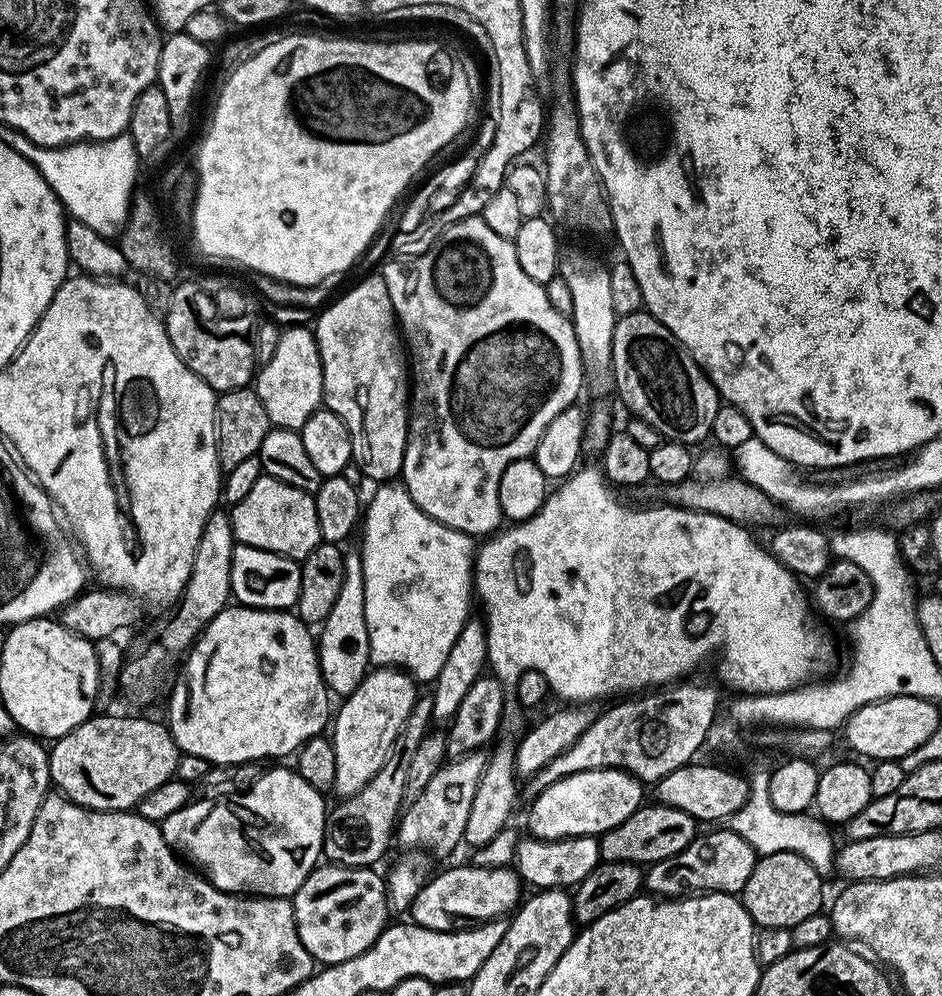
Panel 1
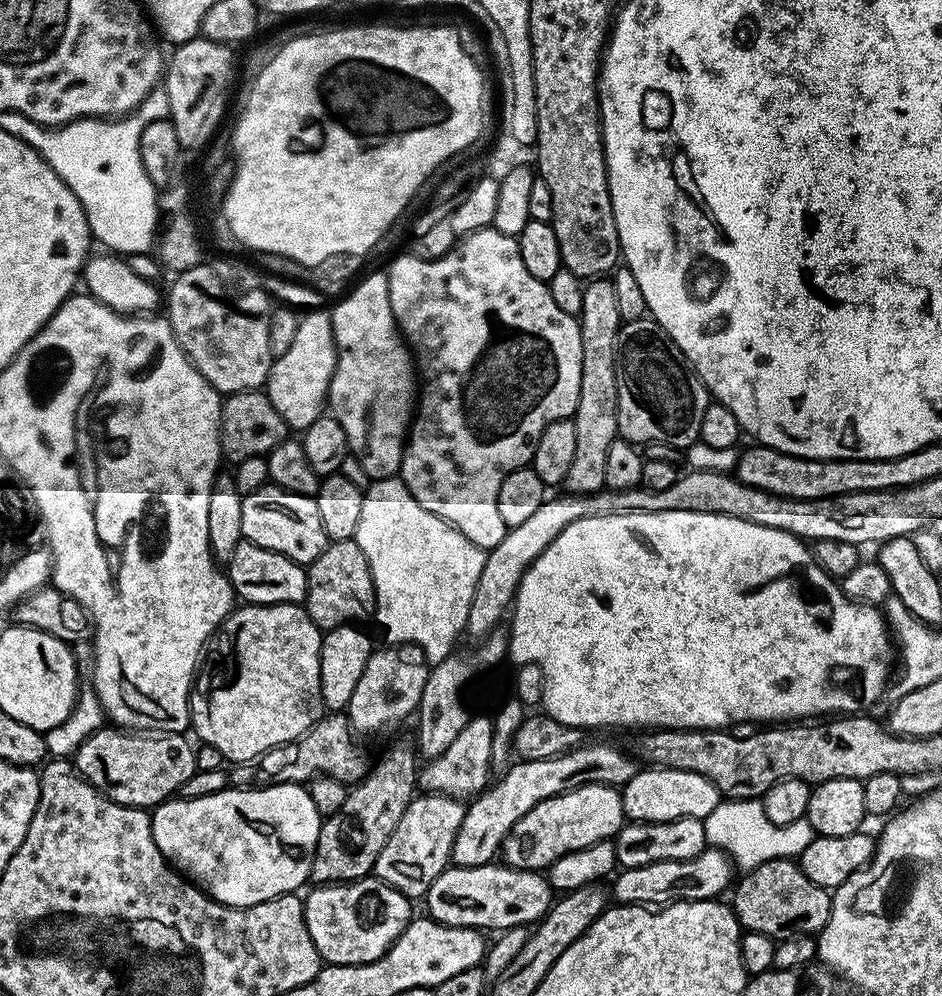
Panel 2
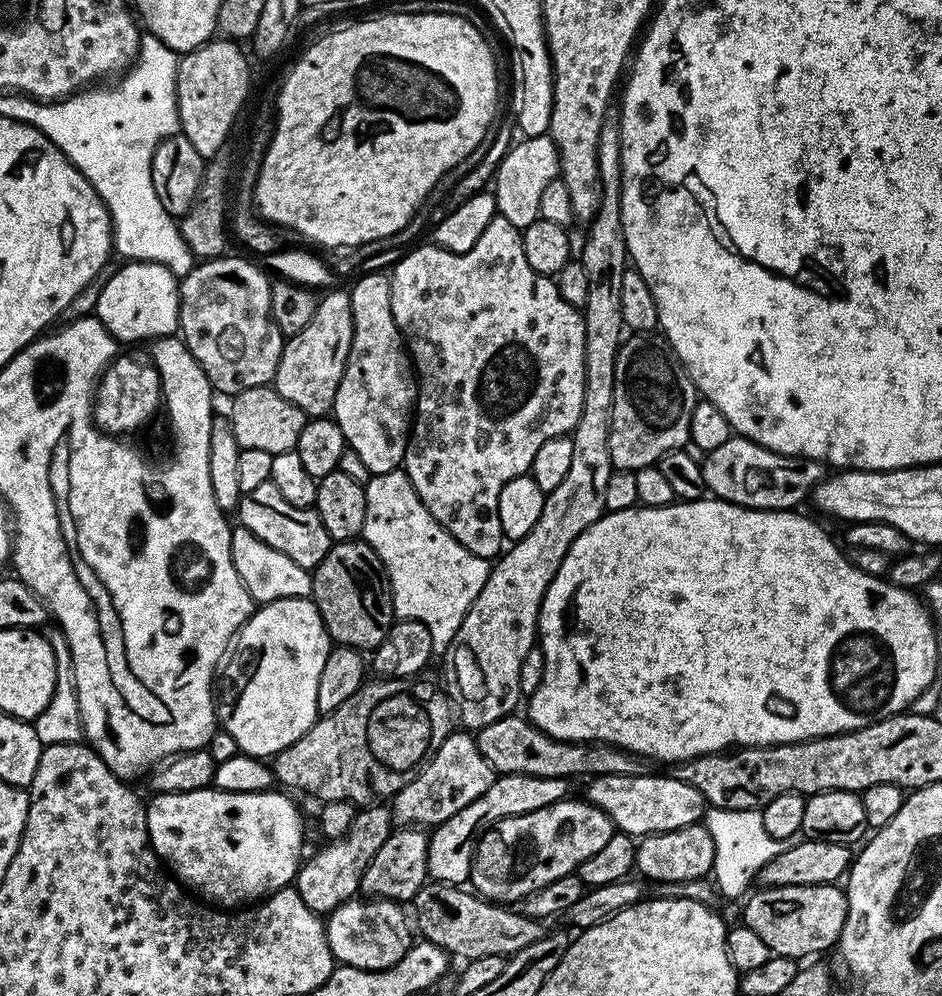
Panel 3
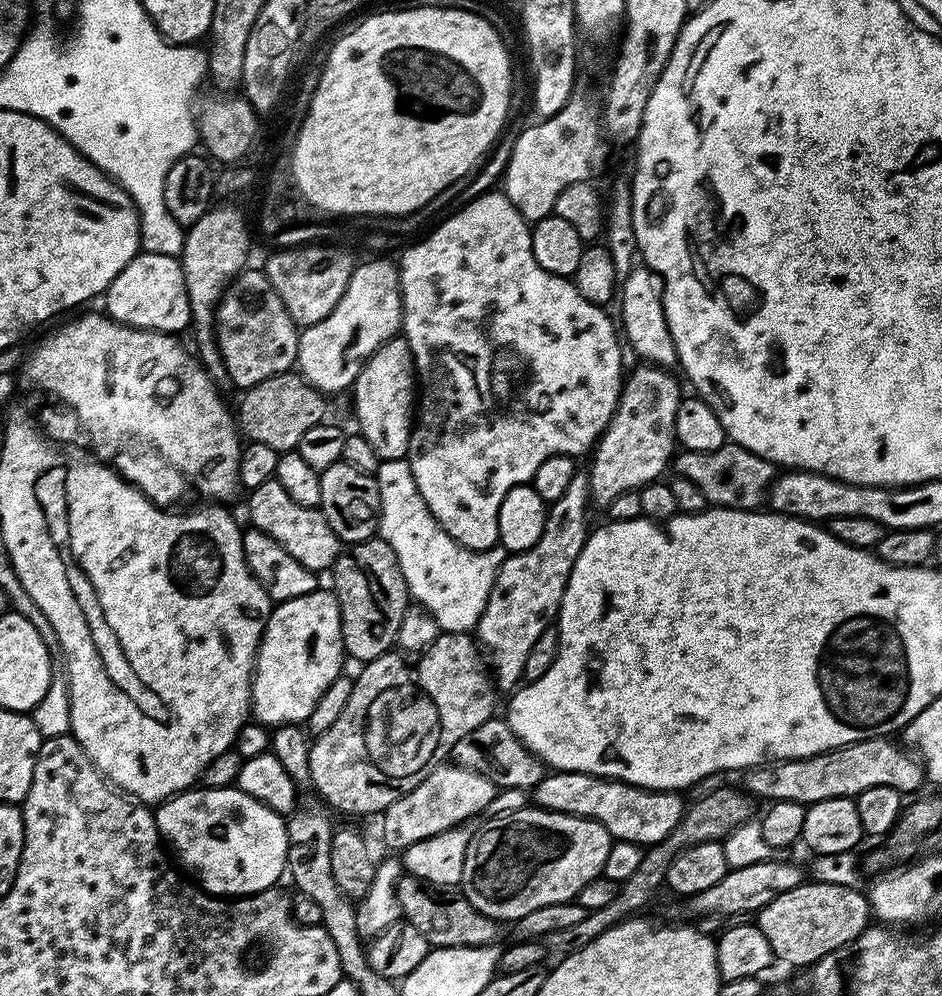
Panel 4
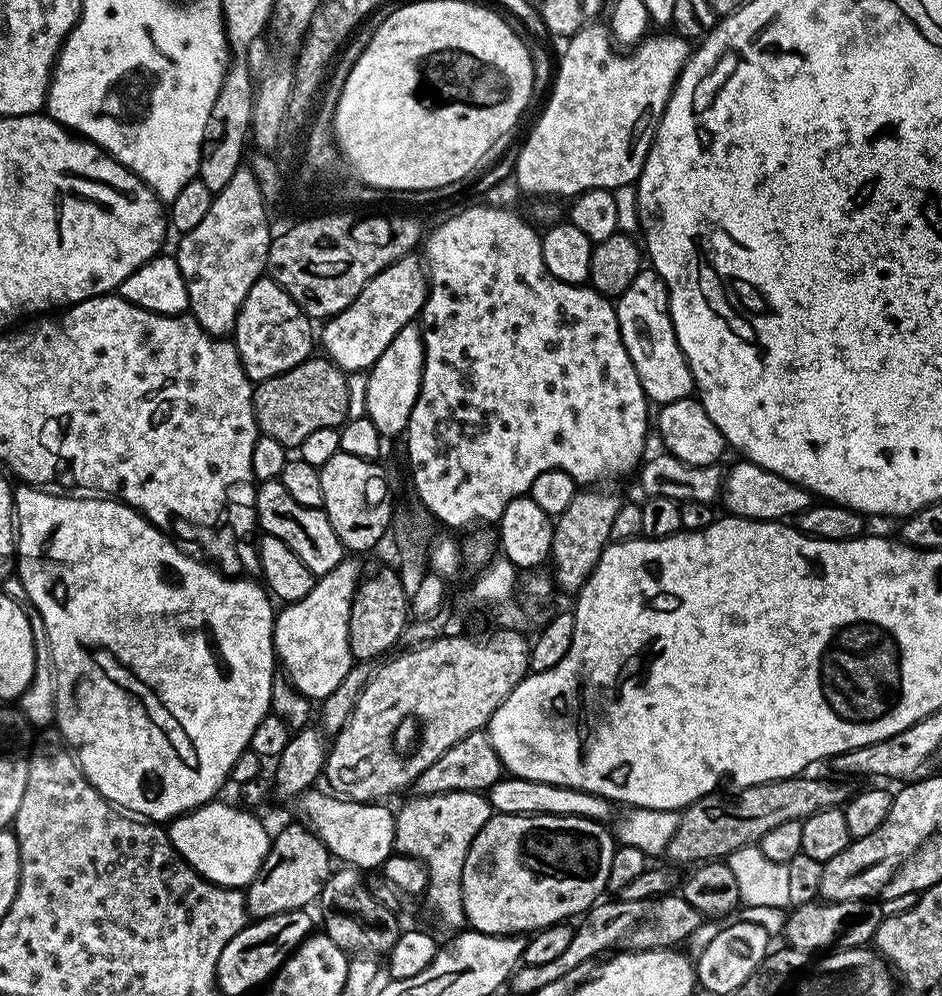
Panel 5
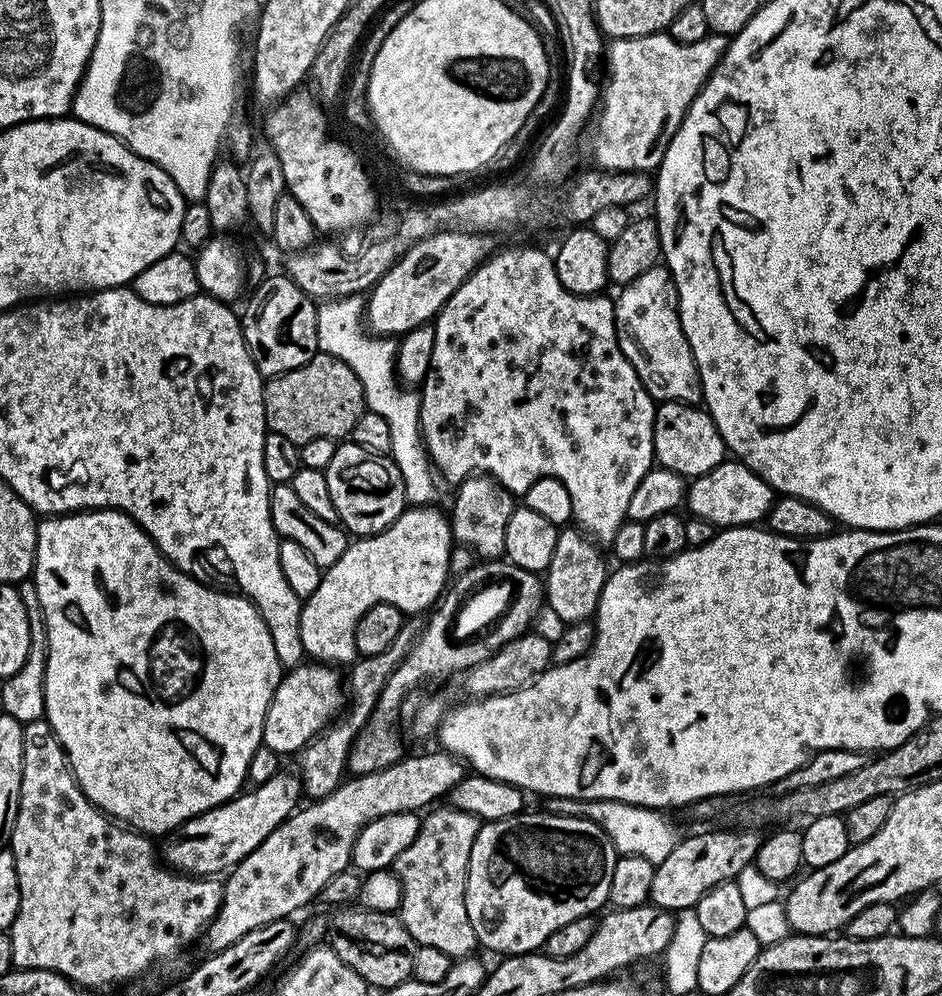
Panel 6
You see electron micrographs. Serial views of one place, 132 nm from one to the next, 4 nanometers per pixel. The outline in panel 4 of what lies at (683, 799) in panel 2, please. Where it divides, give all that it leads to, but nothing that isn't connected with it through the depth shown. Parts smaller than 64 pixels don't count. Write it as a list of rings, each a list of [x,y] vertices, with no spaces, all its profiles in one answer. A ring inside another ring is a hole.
[[[549,771],[538,782],[536,788],[531,789],[530,796],[534,799],[535,807],[545,808],[548,812],[558,814],[570,814],[581,816],[587,820],[593,820],[603,826],[613,841],[625,840],[631,844],[651,846],[662,842],[678,826],[678,822],[684,816],[686,800],[683,800],[681,793],[676,790],[653,790],[651,788],[639,788],[633,784],[624,784],[621,780],[610,780],[606,776],[591,776],[585,772],[557,772]]]

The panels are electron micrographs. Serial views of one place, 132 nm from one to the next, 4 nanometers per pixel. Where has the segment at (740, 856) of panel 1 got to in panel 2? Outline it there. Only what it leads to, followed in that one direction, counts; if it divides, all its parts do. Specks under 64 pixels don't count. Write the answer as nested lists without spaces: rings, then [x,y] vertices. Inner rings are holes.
[[[708,846],[694,858],[650,862],[650,866],[634,866],[617,871],[610,884],[610,896],[620,906],[663,906],[678,900],[714,900],[723,897],[723,892],[727,893],[733,887],[732,872],[732,859],[721,848]]]

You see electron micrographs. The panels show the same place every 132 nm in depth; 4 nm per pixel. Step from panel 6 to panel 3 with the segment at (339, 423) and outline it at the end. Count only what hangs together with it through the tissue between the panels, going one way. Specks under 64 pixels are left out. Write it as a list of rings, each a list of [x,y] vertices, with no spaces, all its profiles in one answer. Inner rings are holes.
[[[263,384],[250,390],[242,390],[232,397],[230,419],[234,438],[237,439],[237,446],[240,449],[266,450],[274,457],[295,449],[298,434],[302,434],[310,417],[294,402],[282,398],[282,394],[278,394],[275,387]]]

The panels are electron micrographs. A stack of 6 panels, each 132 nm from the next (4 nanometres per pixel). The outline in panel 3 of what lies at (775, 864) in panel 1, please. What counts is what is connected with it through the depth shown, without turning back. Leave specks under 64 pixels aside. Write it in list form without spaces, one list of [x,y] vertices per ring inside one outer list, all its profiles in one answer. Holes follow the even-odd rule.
[[[815,884],[760,888],[754,892],[743,901],[742,924],[743,927],[754,930],[754,934],[766,942],[772,955],[788,956],[791,960],[800,962],[803,961],[803,956],[816,958],[819,957],[816,956],[819,952],[824,952],[827,948],[835,949],[839,945],[848,910],[848,898],[843,887],[836,884]]]

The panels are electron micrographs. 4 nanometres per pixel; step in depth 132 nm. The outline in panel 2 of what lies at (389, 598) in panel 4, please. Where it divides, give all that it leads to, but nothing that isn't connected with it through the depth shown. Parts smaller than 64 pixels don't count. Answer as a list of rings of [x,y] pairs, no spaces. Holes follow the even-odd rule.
[[[355,539],[334,540],[329,543],[315,562],[307,565],[308,597],[303,607],[317,628],[327,630],[339,624],[356,624],[376,611],[376,591],[366,562],[366,554],[356,545]]]

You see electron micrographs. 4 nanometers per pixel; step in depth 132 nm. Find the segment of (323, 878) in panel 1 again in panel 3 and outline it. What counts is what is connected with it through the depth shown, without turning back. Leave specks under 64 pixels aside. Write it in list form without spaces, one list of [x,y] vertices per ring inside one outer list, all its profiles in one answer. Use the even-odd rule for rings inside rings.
[[[353,898],[327,913],[328,945],[333,961],[349,968],[371,972],[397,964],[412,949],[414,943],[409,913],[407,916],[400,908],[403,907],[395,900]]]

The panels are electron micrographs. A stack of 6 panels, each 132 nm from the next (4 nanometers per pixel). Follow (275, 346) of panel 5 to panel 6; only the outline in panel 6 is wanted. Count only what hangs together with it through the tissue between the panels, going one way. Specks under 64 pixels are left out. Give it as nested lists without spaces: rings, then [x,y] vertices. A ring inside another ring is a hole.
[[[287,274],[280,276],[265,275],[264,279],[255,285],[252,297],[248,300],[248,305],[242,311],[242,327],[244,329],[244,341],[248,347],[250,358],[254,366],[258,366],[260,375],[271,378],[294,370],[298,366],[306,366],[310,358],[314,358],[320,351],[318,346],[318,307],[317,301],[308,296],[295,284]]]

